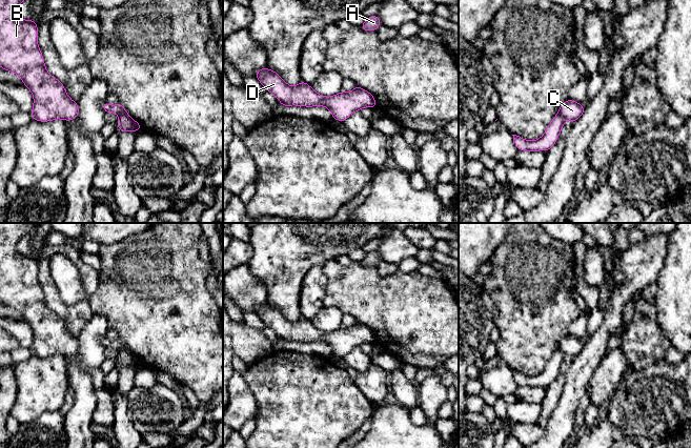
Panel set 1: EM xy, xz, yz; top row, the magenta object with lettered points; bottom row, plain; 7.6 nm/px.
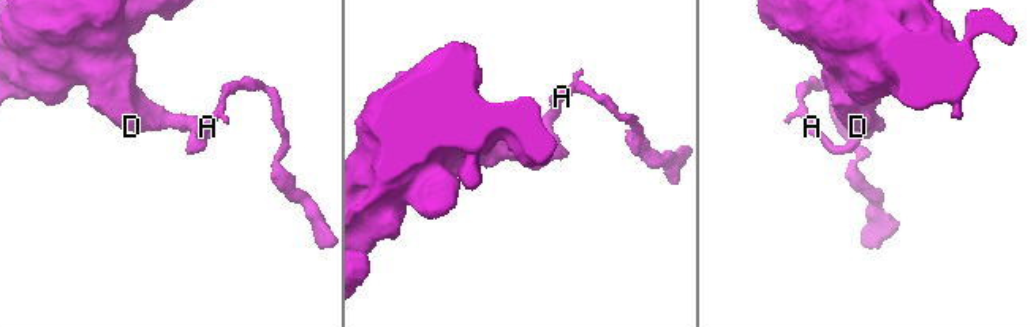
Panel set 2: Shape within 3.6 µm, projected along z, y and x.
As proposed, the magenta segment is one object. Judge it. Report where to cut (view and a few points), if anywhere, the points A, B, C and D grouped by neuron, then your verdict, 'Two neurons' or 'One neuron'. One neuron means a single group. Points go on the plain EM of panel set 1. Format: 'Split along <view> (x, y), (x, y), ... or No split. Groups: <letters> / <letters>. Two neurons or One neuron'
Split along xy (119, 351), (126, 351), (137, 365). Groups: A / B C D. Two neurons

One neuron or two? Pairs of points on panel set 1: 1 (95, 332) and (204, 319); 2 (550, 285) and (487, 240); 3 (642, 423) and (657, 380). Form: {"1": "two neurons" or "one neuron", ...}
{"1": "two neurons", "2": "two neurons", "3": "one neuron"}

